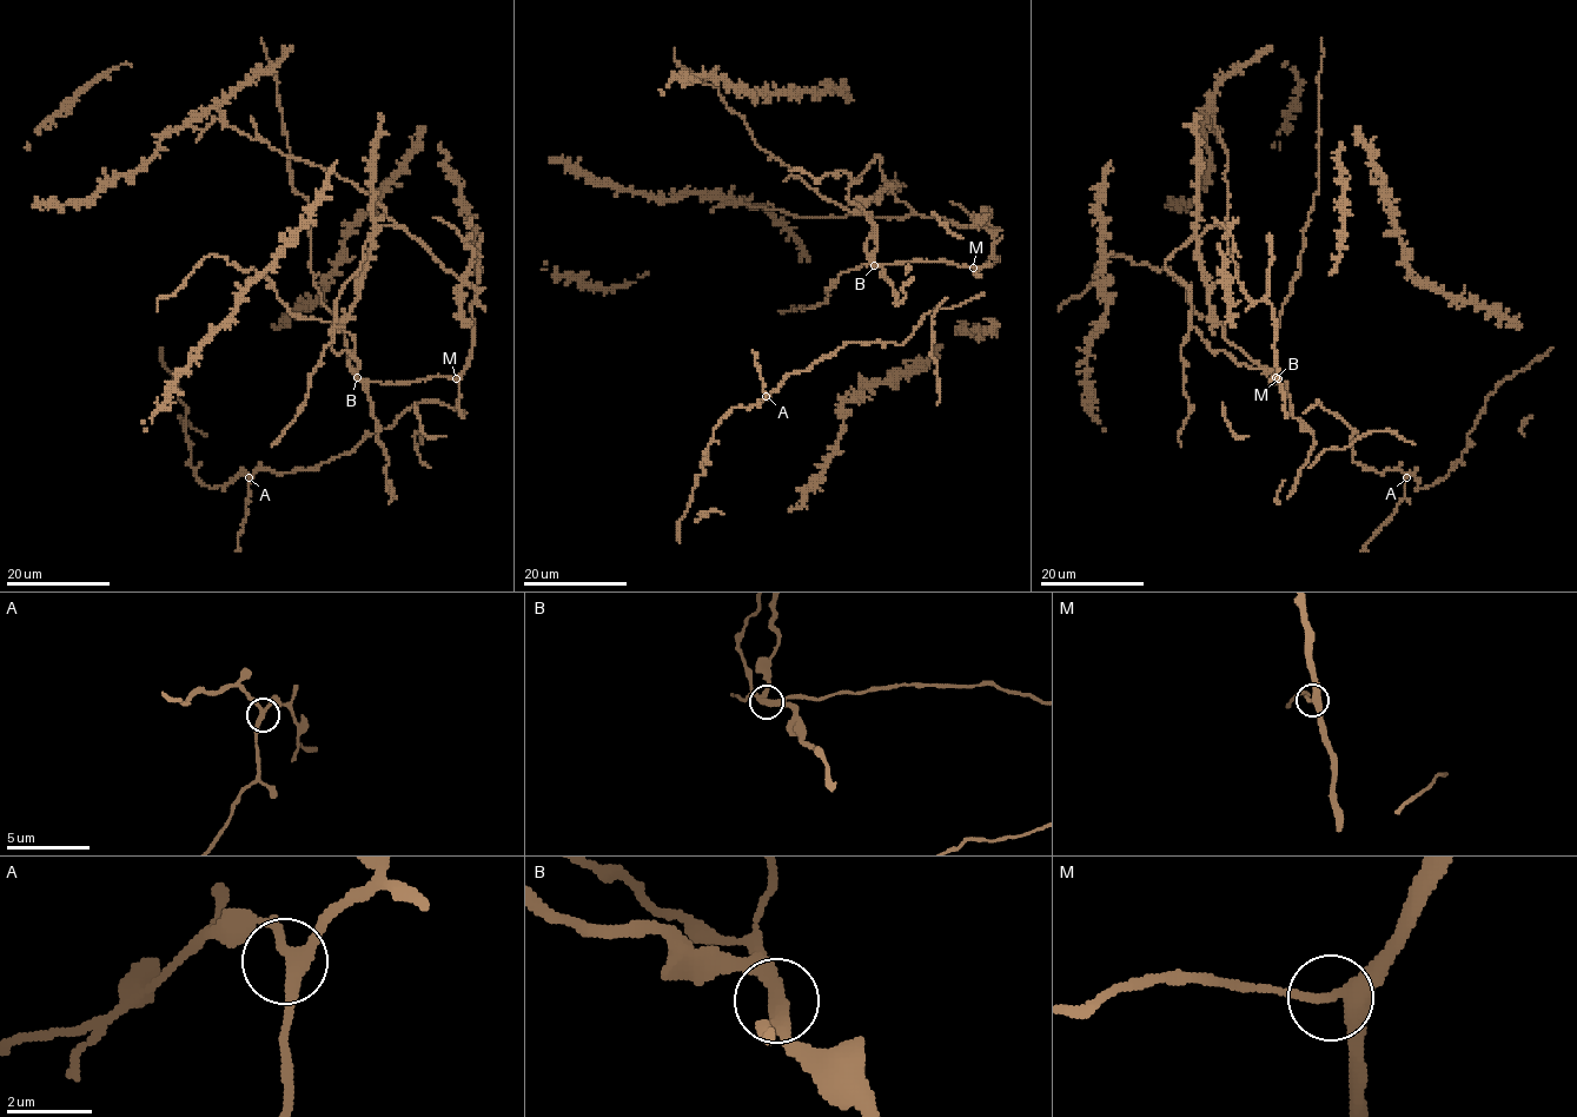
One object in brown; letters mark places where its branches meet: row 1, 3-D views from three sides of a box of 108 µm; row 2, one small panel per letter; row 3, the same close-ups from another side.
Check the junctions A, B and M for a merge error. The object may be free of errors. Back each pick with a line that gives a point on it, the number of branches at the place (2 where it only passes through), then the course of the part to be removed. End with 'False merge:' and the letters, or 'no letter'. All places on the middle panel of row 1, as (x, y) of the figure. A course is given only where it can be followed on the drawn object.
B: at (874, 265); 3 branches meet; foreign part runs (874, 266), (881, 269), (892, 284), (895, 303), (905, 297), (902, 286), (912, 278), (909, 266), (906, 273)
False merge: B

